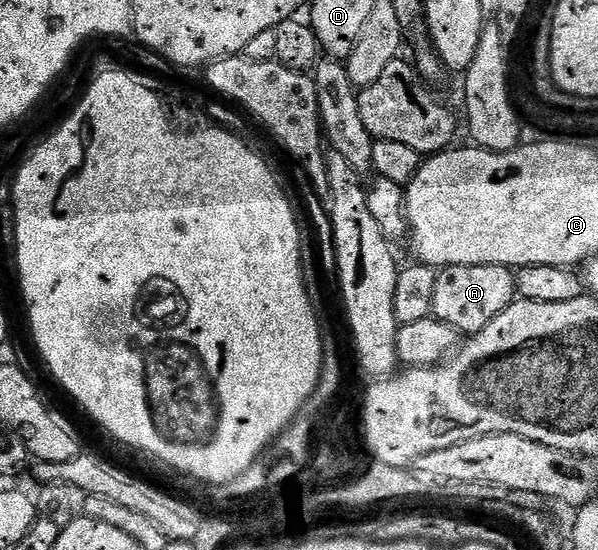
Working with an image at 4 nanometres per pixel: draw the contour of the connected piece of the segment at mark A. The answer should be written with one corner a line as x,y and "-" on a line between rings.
452,264
438,271
435,290
431,294
432,319
442,320
458,334
472,334
483,330
517,296
517,277
514,269
499,264

